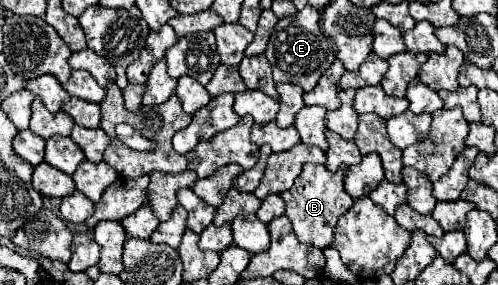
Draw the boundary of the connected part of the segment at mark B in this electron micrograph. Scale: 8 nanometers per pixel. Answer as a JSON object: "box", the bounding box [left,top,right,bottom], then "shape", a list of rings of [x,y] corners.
{"box":[282,163,354,249],"shape":[[[306,163],[302,165],[302,173],[298,175],[292,189],[282,193],[282,199],[286,201],[286,217],[292,221],[294,233],[300,243],[308,243],[318,249],[324,249],[332,243],[334,223],[354,203],[354,199],[342,187],[344,173],[346,173],[346,167],[340,167],[338,171],[328,171],[324,165]]]}

